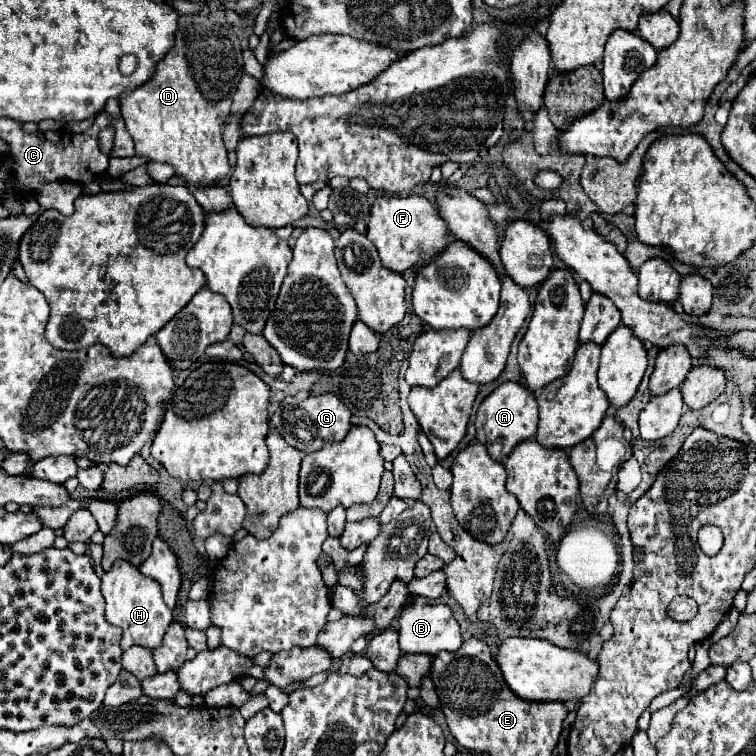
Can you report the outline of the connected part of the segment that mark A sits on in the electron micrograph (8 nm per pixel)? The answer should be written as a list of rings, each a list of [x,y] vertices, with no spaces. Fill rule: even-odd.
[[[505,382],[501,386],[497,386],[481,402],[481,406],[477,410],[475,426],[477,426],[477,440],[487,446],[491,458],[497,460],[497,462],[503,462],[503,458],[509,456],[509,452],[513,450],[515,444],[535,436],[535,430],[537,430],[537,402],[535,402],[533,392],[529,388],[517,384],[517,382]]]

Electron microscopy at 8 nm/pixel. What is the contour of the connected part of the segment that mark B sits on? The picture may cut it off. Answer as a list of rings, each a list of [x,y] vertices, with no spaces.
[[[411,596],[409,602],[405,604],[405,610],[399,618],[399,644],[403,654],[439,654],[443,650],[455,652],[461,648],[463,638],[461,638],[461,628],[457,620],[453,618],[453,612],[447,604],[427,604],[425,598],[421,596]]]

